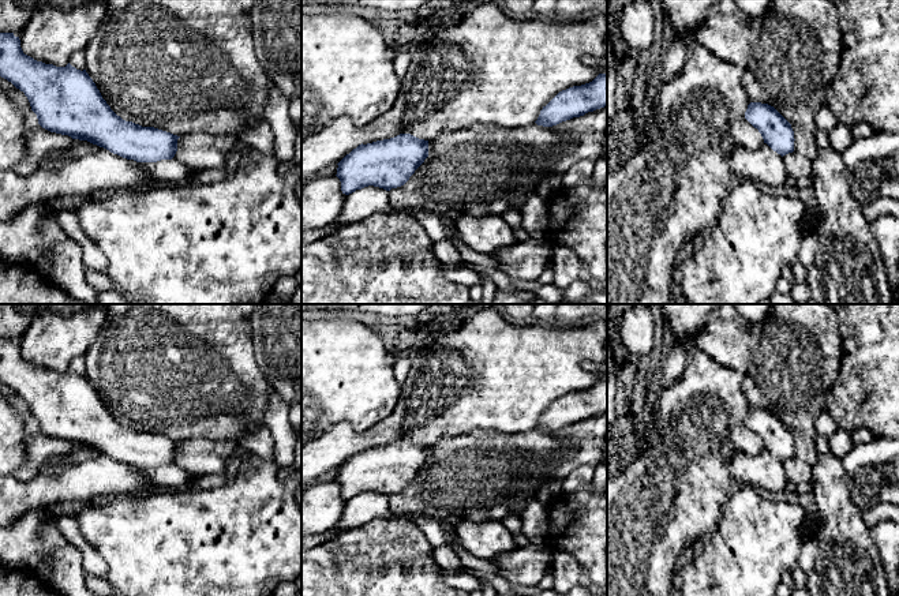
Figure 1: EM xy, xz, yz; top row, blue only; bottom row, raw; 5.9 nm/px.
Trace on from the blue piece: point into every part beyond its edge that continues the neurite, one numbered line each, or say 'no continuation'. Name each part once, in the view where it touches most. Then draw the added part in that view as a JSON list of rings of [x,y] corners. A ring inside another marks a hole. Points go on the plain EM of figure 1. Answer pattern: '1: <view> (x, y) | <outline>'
no continuation

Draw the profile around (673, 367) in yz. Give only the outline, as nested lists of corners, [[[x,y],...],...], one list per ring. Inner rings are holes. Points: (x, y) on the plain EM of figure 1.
[[[673,341],[668,357],[660,364],[660,368],[663,371],[660,393],[675,385],[682,376],[688,356],[689,348],[682,342]]]

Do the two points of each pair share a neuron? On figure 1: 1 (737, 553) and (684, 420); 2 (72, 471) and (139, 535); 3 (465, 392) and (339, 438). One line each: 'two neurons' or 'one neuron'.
1: two neurons
2: two neurons
3: one neuron

